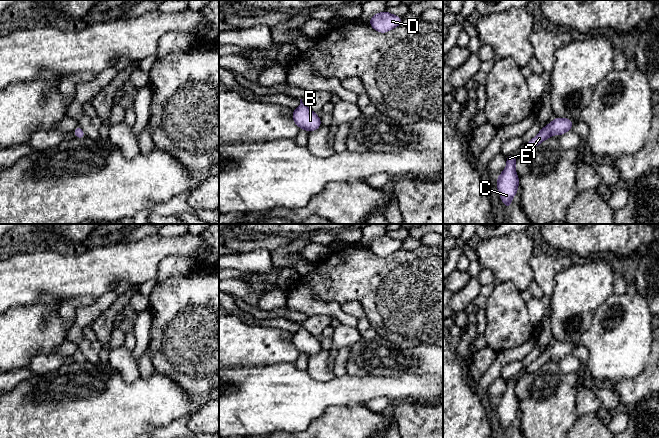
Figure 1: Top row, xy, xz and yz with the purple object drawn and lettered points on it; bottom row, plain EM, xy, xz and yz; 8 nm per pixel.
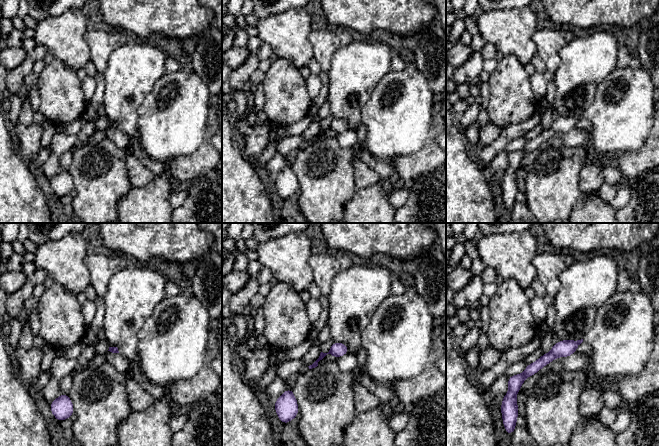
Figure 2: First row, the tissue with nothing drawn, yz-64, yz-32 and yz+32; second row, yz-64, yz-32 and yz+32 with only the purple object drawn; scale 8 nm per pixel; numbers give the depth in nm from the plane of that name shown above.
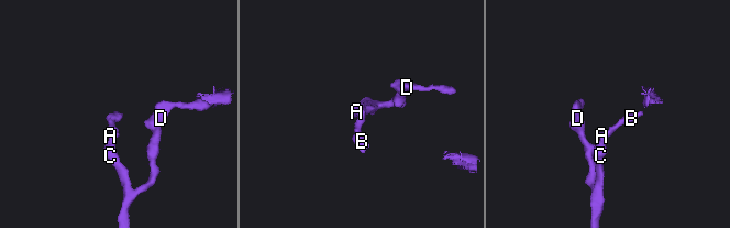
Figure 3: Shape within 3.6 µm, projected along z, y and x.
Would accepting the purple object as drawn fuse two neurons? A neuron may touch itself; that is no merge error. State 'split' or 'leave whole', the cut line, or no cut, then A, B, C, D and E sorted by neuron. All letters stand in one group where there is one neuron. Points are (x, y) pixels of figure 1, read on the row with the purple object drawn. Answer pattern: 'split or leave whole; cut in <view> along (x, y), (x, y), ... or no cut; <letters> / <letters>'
leave whole; no cut; A B C D E

